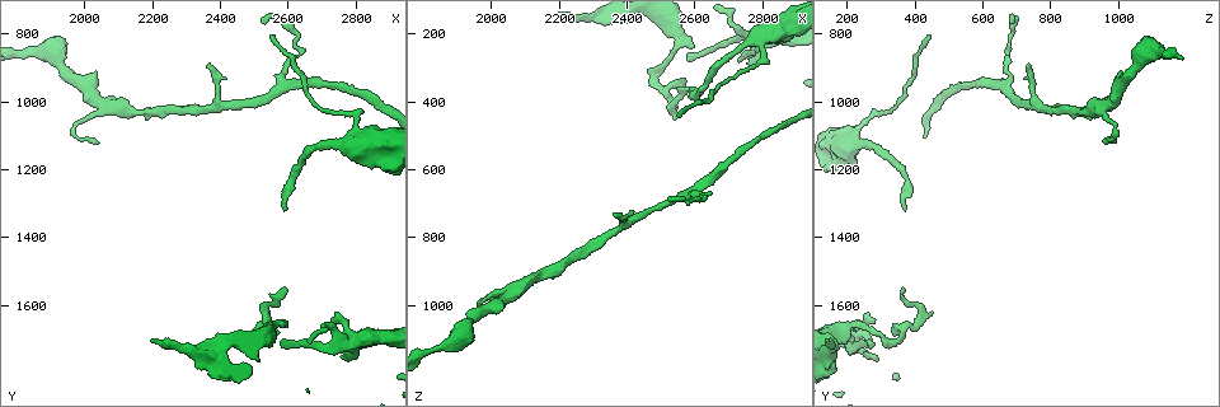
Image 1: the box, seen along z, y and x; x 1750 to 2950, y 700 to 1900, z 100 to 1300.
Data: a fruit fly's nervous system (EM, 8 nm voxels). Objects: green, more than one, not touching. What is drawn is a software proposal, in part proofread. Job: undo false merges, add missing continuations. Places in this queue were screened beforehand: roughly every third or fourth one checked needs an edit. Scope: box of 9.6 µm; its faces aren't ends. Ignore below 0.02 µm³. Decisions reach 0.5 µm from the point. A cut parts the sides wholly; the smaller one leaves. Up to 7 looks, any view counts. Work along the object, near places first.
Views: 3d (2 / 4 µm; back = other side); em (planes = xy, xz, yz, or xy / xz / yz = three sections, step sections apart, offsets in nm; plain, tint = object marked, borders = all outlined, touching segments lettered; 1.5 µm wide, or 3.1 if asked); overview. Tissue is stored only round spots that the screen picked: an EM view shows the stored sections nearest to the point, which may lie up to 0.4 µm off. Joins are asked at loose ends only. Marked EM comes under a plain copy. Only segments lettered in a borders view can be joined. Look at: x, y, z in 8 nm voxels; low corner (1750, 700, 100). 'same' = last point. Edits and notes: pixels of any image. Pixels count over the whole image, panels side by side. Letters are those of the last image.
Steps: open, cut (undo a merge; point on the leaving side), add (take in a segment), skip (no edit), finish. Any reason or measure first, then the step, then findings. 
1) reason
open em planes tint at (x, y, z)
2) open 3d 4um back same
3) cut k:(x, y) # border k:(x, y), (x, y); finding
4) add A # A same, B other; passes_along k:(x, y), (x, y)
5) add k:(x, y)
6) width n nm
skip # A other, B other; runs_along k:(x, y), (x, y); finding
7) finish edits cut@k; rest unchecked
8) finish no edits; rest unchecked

an open end
open em planes borders at (2750, 1750, 280)

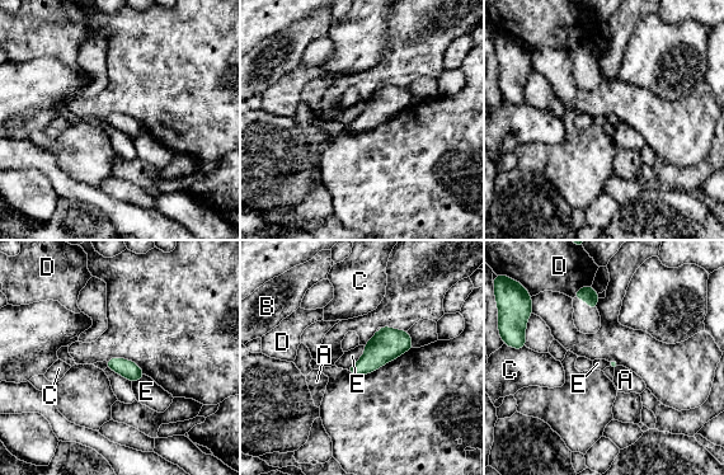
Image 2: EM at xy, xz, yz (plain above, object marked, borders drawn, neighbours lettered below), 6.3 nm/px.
skip # A other, B other, C other, D other, E other; no lettered segment goes on from it

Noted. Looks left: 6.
free end
open em xy step 4 tint at (2360, 890, 740)

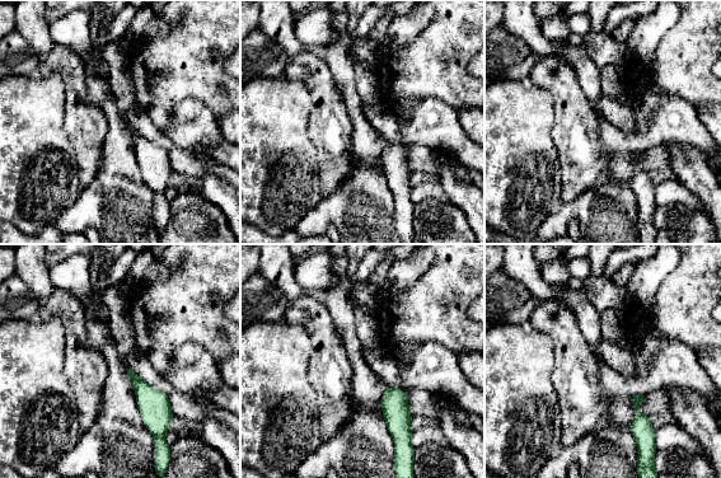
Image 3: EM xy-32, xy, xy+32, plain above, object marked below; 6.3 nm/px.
open em planes tint same

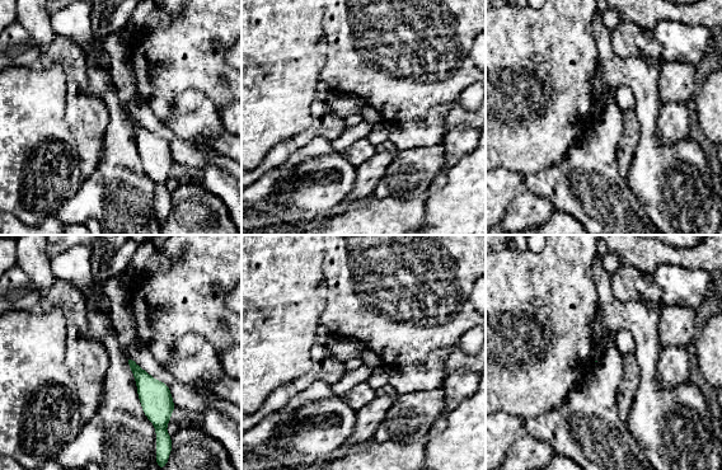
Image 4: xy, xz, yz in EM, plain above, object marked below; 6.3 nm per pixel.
open em planes borders same

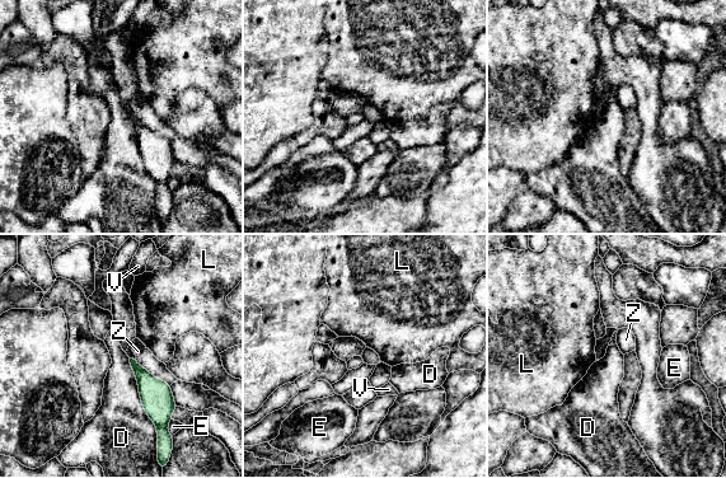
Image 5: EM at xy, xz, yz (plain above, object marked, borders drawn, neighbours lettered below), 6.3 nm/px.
skip # D other, E other, L other, V other, Z other; border 5:(129, 359), (143, 408), (158, 436); no lettered segment goes on from it

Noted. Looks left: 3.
branch stops here
open em yz step 8 borders at (2600, 1550, 370)

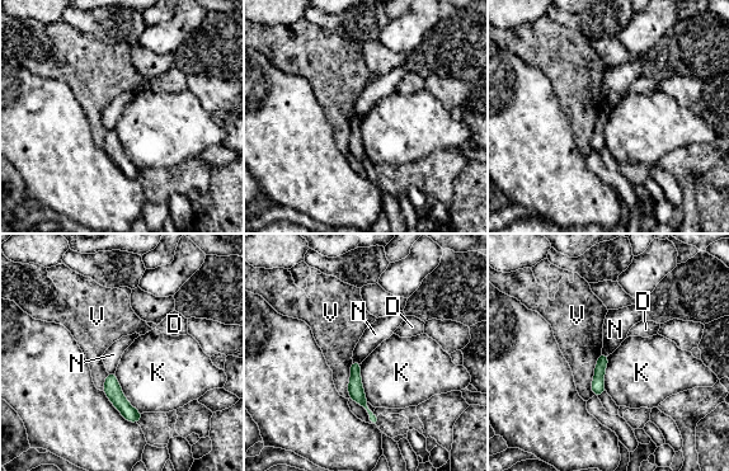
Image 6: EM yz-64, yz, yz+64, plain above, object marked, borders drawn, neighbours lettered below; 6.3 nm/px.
open em planes borders same

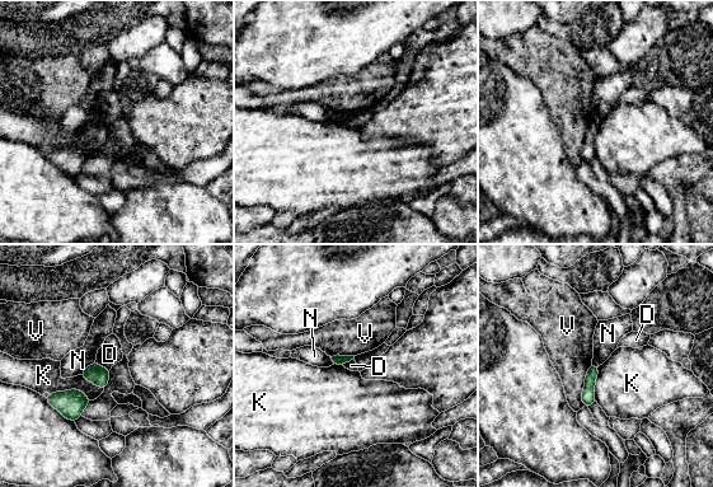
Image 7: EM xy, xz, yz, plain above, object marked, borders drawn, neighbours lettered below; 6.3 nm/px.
skip # D other, K other, N other, V other; border 7:(95, 361), (108, 370); no lettered segment goes on from it

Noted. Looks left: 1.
finish no edits; rest unchecked

